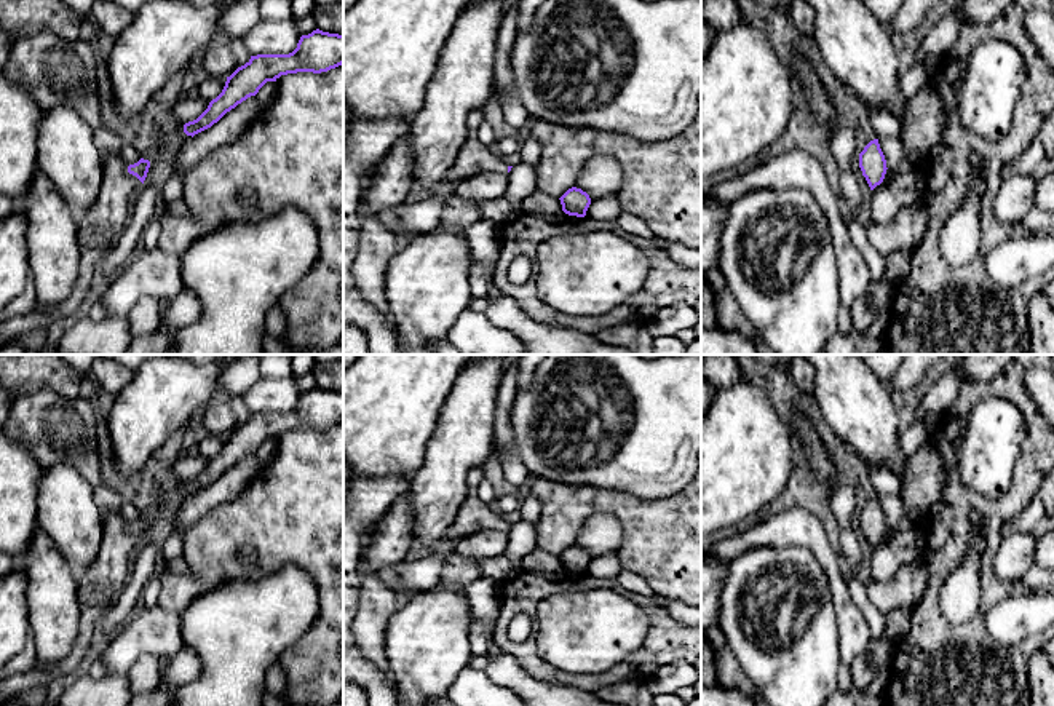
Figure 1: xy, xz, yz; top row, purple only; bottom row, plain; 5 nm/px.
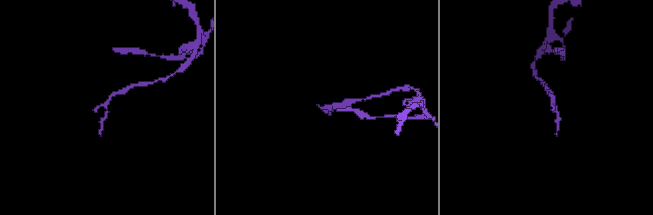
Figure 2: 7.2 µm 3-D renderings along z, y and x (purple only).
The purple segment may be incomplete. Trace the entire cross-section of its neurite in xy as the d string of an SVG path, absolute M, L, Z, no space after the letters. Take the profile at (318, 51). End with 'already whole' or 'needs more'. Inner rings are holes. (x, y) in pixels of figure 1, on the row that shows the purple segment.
M319 29L302 35L297 48L289 54L257 54L227 77L222 93L193 121L184 125L187 136L195 136L251 96L256 96L267 81L297 72L321 73L343 64L343 35Z | already whole

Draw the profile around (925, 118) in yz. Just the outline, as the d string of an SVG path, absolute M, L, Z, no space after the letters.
M928 81L909 99L902 120L899 141L912 165L920 166L925 155L939 141L944 126L945 112L942 99Z

